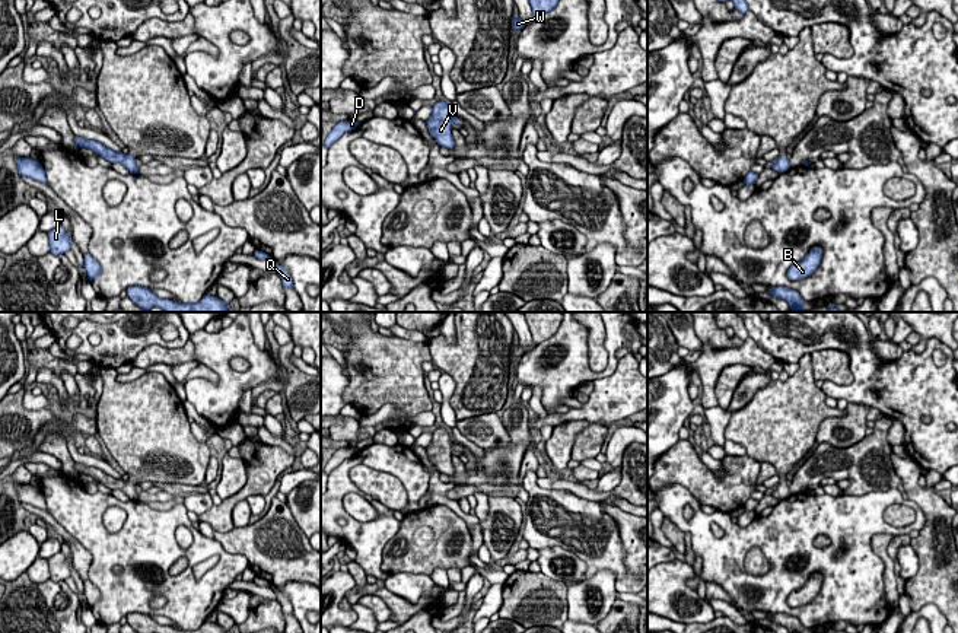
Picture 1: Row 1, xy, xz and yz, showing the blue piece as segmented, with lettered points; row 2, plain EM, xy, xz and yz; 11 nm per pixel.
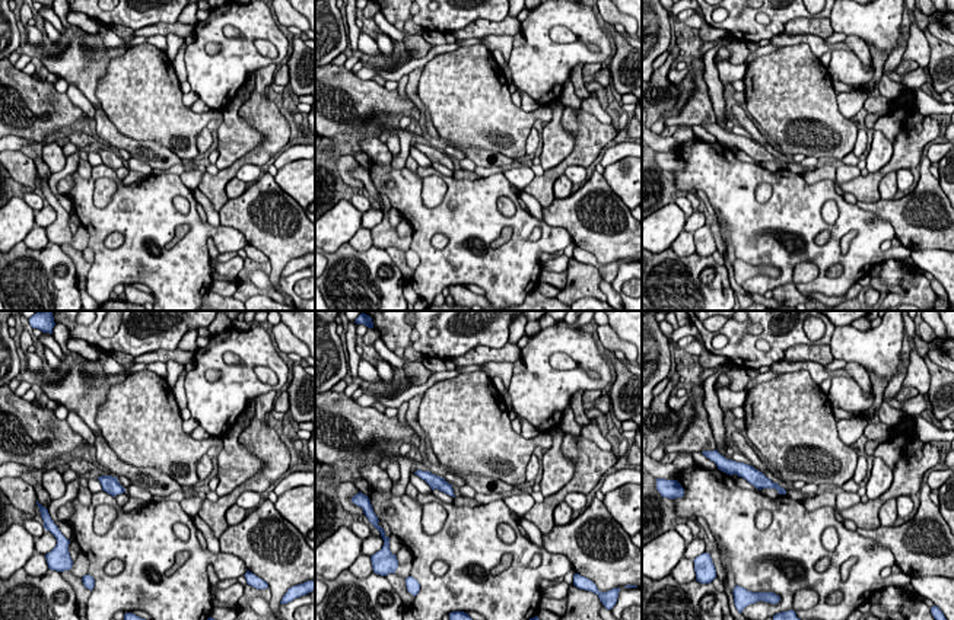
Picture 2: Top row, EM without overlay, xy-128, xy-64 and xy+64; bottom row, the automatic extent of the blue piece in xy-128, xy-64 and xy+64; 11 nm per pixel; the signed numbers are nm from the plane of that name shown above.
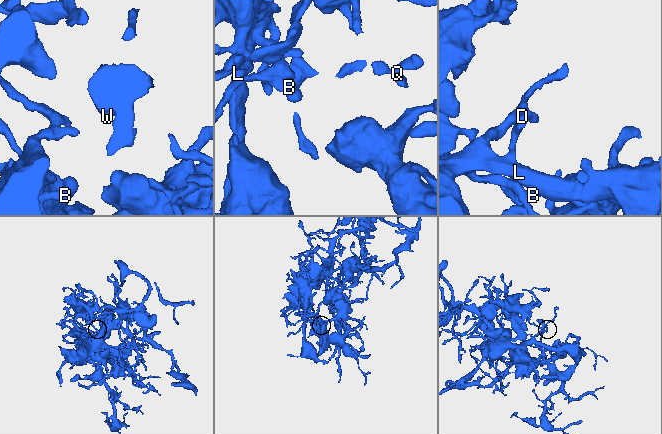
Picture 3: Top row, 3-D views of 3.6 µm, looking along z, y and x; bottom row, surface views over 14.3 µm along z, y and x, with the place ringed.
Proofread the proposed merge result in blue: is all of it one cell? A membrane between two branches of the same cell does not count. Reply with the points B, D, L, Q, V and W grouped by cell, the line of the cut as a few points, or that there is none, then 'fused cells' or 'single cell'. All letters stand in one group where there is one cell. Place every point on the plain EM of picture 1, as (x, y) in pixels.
B D L Q V W; no cut; single cell

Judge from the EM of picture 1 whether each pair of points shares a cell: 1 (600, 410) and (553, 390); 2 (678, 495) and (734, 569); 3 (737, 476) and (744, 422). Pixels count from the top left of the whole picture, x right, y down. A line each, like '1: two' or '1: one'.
1: two
2: one
3: two

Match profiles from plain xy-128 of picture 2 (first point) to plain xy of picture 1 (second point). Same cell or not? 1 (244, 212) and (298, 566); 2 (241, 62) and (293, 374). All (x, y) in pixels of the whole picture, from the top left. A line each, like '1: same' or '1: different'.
1: same
2: different

